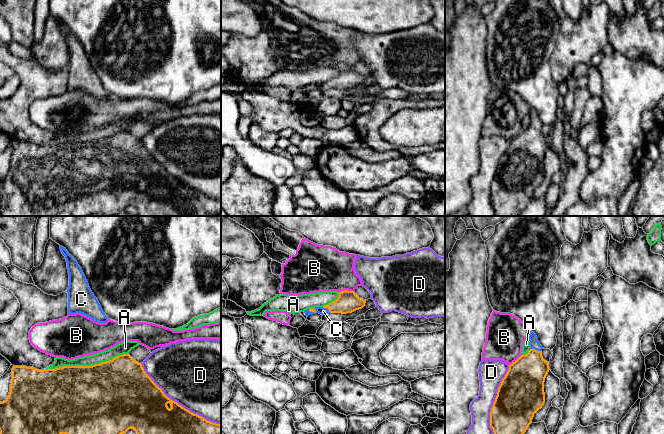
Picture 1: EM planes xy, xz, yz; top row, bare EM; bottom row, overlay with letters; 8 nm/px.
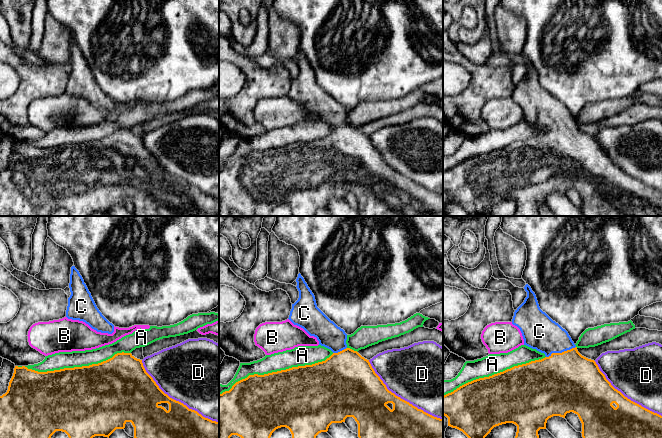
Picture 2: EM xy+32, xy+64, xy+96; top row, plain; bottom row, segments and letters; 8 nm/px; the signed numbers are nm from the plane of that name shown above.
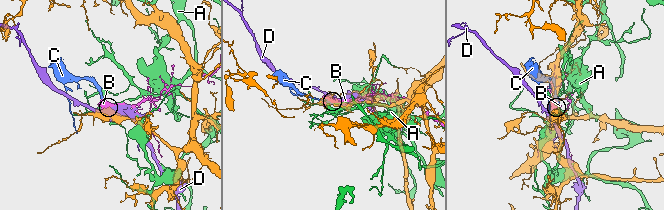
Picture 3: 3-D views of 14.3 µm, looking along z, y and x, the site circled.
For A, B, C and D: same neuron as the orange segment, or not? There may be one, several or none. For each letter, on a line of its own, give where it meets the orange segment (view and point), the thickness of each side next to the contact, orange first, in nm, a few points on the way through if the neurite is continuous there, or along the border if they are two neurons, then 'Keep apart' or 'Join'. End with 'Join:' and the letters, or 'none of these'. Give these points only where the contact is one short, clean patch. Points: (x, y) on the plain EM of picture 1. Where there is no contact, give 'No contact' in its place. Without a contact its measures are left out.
A: Touches orange at xy (86, 142). Thickness 500 nm (orange) against 90 nm. Keep apart
B: Touches orange at xz (345, 66). Thickness 170 nm (orange) against 360 nm. Keep apart
C: Touches orange at yz (536, 126). Thickness 320 nm (orange) against 80 nm. Path across: yz (525, 154), (531, 145), (536, 126), (534, 119). Join
D: Touches orange at xy (176, 178). Thickness 420 nm (orange) against 500 nm. Keep apart
Join: C

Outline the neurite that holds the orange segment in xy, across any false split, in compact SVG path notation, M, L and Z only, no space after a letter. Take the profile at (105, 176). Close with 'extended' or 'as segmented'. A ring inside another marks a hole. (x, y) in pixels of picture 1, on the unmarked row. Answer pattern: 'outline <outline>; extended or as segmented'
outline M129 130L119 131L112 136L92 142L63 142L43 146L27 142L13 142L9 171L5 177L0 178L0 216L55 216L61 210L68 211L72 216L91 216L97 213L115 216L132 204L136 207L138 216L215 216L221 212L220 200L207 197L168 174L146 150L142 140L136 138Z; as segmented

